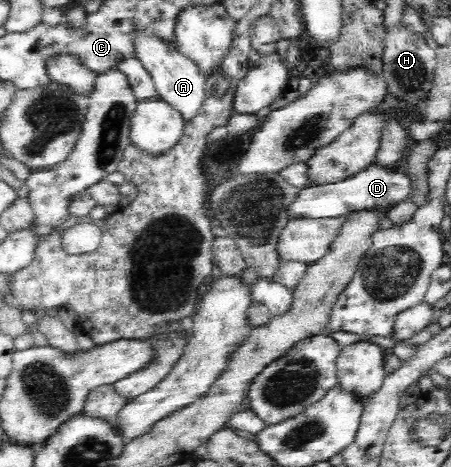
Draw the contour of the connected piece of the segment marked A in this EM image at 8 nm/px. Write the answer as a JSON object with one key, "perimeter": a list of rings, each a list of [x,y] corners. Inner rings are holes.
{"perimeter":[[[139,32],[136,35],[136,46],[139,61],[144,63],[153,76],[160,99],[173,107],[185,124],[199,117],[208,98],[206,79],[199,72],[199,68],[177,51],[176,44],[163,44],[157,38],[151,38],[147,32]]]}

